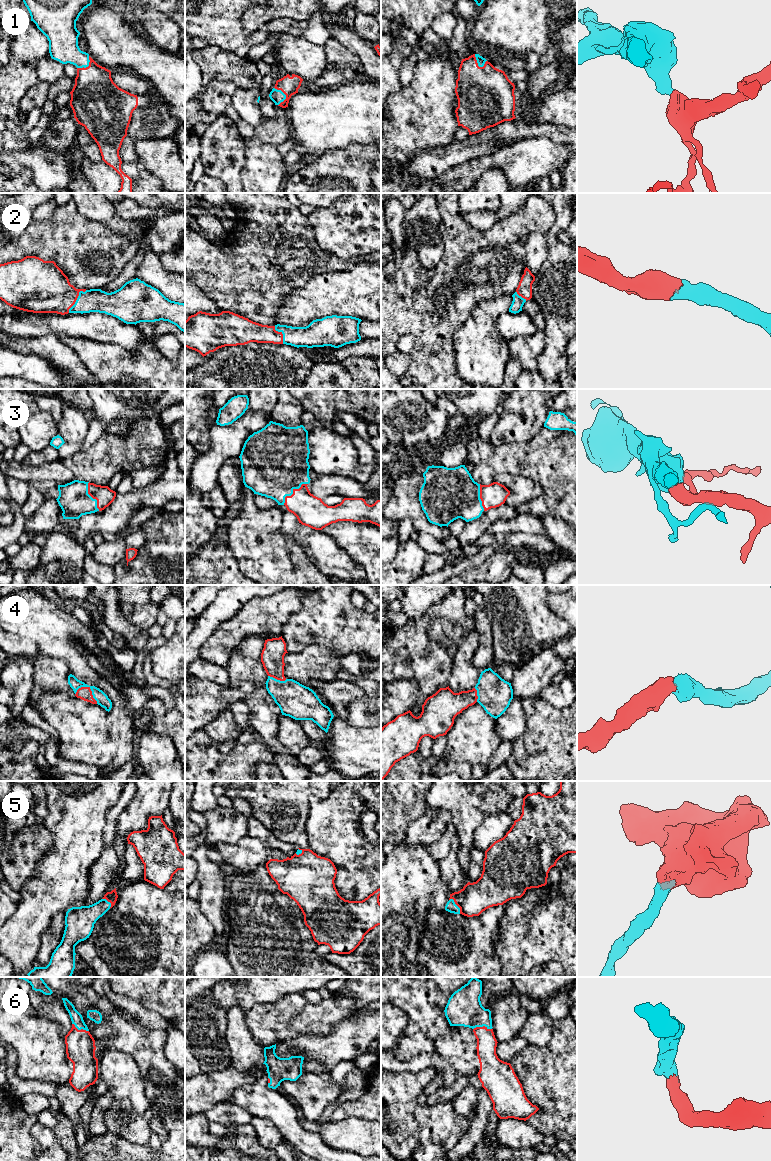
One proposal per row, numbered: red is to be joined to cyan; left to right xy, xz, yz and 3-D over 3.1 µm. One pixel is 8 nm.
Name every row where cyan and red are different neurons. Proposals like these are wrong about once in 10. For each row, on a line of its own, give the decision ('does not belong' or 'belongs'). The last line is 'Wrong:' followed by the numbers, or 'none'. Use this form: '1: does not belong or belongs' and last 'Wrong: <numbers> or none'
1: belongs
2: belongs
3: belongs
4: belongs
5: belongs
6: belongs
Wrong: none

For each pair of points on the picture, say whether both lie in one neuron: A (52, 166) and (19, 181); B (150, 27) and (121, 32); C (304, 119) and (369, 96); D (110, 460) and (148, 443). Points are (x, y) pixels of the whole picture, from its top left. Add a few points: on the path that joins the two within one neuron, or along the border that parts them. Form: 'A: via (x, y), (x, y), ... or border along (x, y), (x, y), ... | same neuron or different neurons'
A: border along (10, 177), (27, 169), (33, 182) | different neurons
B: border along (141, 29), (158, 46) | different neurons
C: via (320, 119), (334, 119), (353, 112) | same neuron
D: via (119, 454), (139, 449) | same neuron

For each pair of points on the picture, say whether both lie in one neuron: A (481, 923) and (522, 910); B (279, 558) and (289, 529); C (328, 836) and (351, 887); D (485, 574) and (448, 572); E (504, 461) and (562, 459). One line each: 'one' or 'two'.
A: two
B: two
C: one
D: two
E: one

